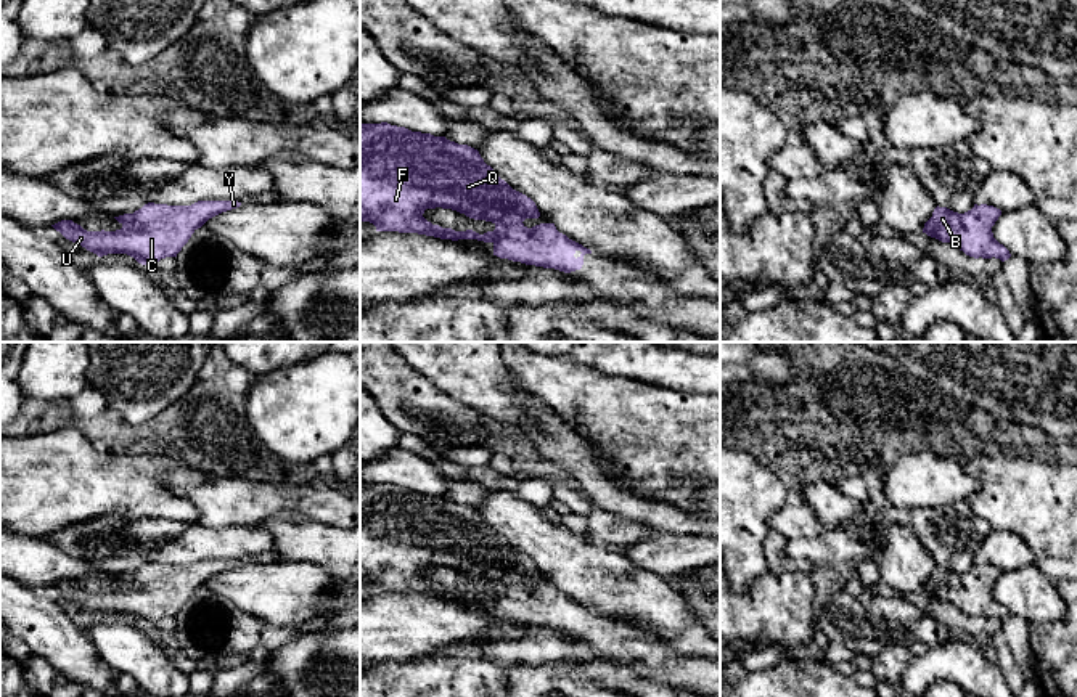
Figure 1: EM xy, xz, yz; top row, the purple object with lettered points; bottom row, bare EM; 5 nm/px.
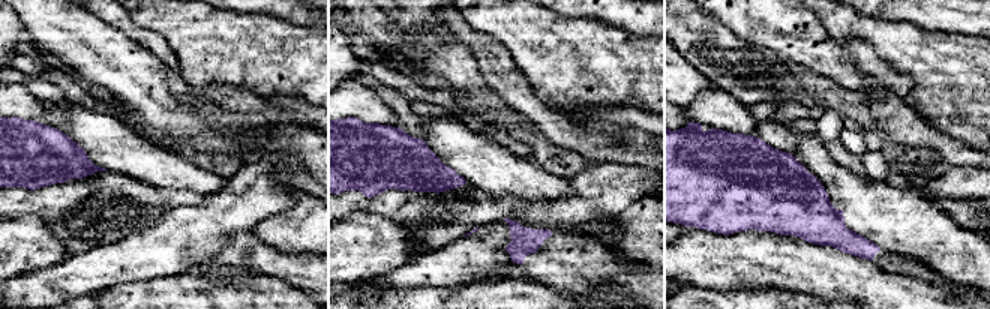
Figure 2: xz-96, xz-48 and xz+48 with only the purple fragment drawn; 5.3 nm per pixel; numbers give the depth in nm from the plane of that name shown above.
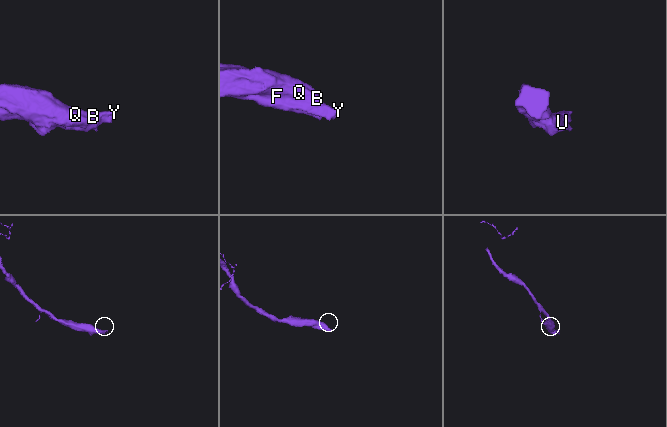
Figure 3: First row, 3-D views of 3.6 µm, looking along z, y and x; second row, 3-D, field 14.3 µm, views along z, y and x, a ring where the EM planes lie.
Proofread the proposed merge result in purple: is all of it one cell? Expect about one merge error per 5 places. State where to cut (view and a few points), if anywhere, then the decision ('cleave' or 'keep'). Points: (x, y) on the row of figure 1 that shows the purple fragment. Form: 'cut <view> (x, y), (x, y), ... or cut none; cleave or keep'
cut none; keep

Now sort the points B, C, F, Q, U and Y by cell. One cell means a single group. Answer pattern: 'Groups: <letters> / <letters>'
Groups: B C F Q U Y

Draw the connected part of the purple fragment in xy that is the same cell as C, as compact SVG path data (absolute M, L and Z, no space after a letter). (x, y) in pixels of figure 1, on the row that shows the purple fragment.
M198 201L191 206L148 202L133 214L114 217L122 225L116 231L87 231L72 220L51 226L98 257L127 254L138 263L153 267L161 259L177 257L209 218L240 206L238 201Z

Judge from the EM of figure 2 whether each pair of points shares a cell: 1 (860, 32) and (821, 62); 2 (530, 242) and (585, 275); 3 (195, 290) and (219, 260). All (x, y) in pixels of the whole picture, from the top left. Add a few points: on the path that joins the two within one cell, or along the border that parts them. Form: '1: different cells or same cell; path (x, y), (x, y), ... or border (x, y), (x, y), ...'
1: different cells; border (819, 20), (834, 39), (866, 41), (879, 56)
2: same cell; path (543, 248), (554, 258), (572, 261)
3: different cells; border (215, 269), (245, 269), (249, 272)

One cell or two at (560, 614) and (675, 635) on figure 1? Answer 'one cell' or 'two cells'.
two cells

